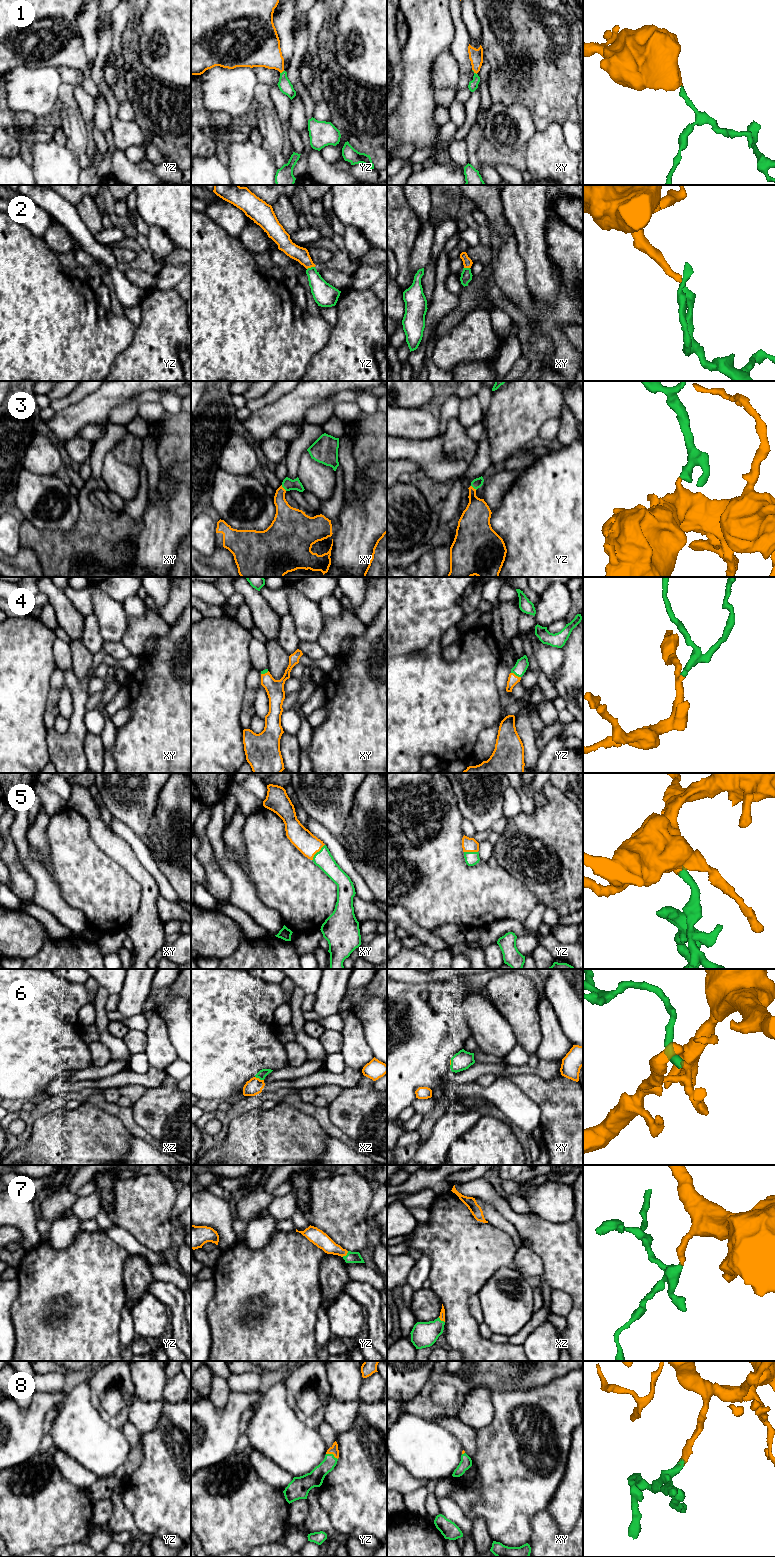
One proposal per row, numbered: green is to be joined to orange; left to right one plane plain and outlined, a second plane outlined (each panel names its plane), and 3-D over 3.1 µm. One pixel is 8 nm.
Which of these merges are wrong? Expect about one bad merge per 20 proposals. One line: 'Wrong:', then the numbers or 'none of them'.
Wrong: none of them

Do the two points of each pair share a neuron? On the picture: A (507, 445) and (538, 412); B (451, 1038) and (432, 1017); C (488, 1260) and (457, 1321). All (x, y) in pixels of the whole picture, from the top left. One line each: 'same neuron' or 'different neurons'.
A: same neuron
B: same neuron
C: same neuron

